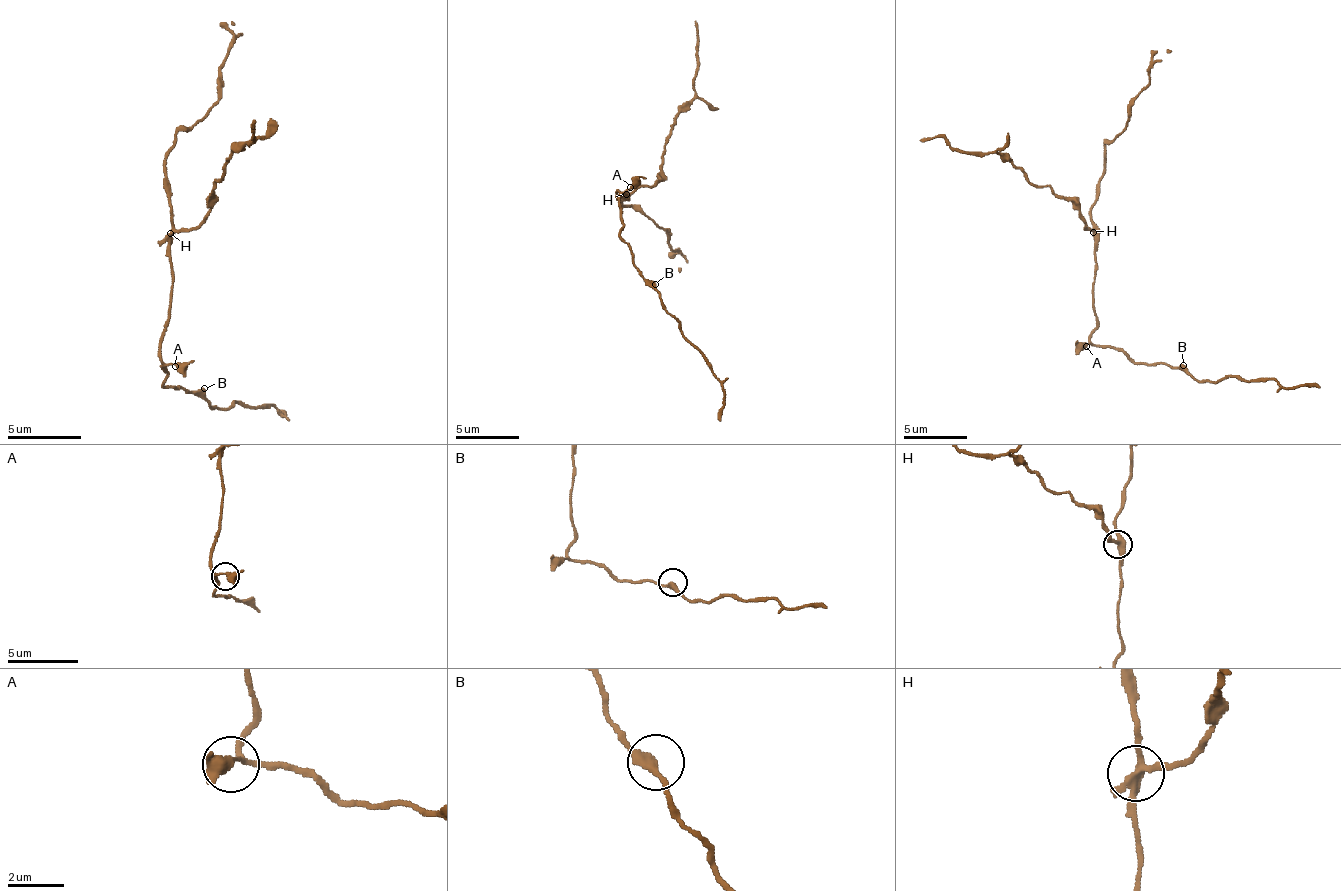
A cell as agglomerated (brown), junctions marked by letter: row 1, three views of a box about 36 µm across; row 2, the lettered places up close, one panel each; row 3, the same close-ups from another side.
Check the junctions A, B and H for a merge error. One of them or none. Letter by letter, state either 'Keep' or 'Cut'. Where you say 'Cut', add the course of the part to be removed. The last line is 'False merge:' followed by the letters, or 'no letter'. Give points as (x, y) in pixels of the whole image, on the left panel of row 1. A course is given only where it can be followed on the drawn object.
A: Keep
B: Keep
H: Cut. Course of the part to remove: (171, 234), (197, 227), (208, 209), (223, 165), (252, 143), (252, 128)
False merge: H

